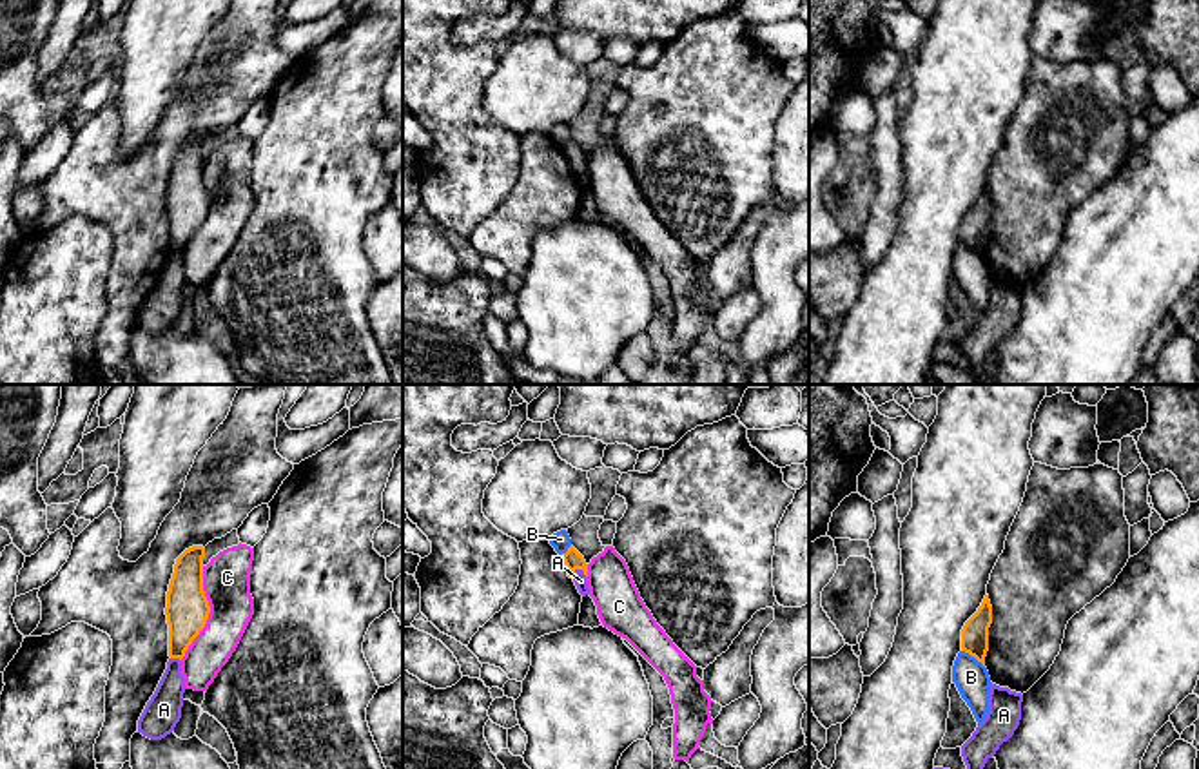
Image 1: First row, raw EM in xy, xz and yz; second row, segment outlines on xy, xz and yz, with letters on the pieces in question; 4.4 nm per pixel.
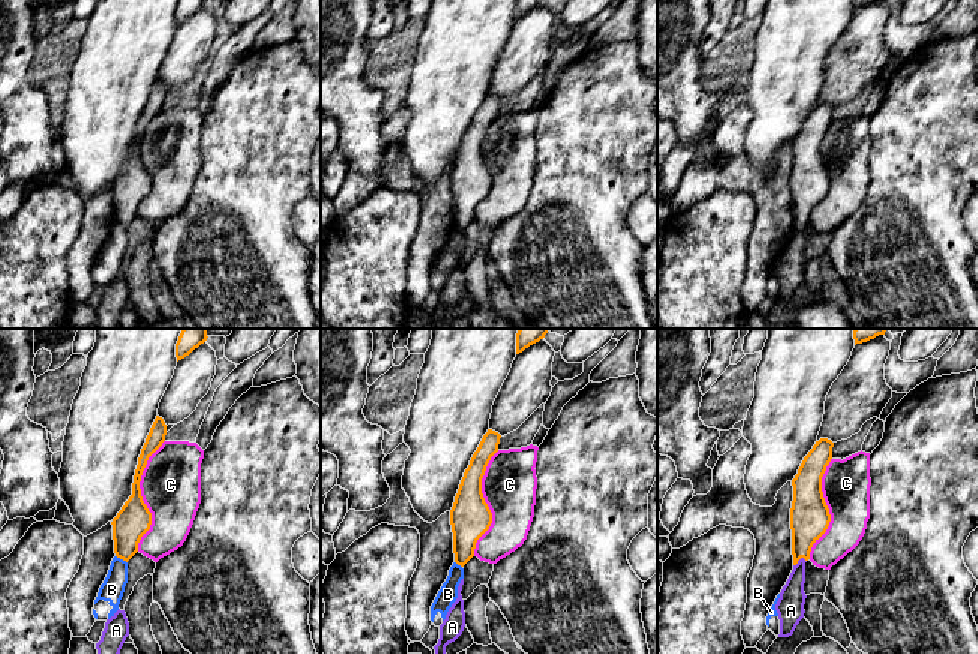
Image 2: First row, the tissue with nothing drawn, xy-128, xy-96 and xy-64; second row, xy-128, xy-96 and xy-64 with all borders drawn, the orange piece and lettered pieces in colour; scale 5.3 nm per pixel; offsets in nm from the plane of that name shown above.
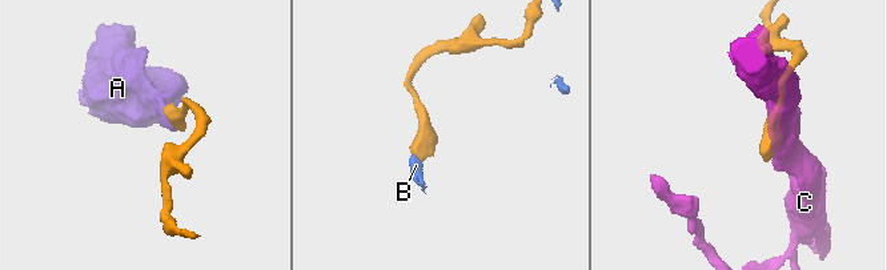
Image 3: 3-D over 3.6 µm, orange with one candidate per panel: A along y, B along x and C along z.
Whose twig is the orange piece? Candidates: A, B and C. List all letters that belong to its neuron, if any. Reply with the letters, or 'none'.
A

